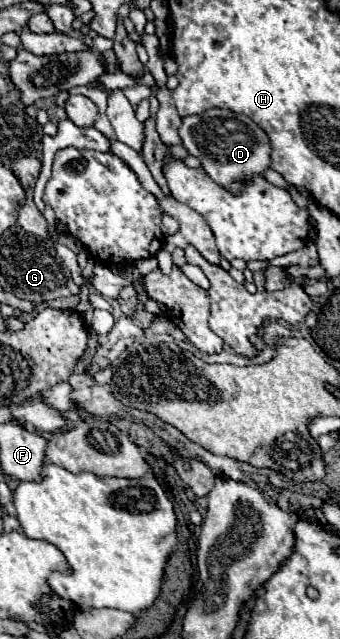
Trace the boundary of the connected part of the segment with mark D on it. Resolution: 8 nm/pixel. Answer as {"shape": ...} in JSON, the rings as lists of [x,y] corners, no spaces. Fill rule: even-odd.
{"shape":[[[213,107],[201,115],[187,115],[177,133],[187,153],[197,157],[205,173],[229,193],[241,195],[243,185],[255,175],[265,175],[271,165],[271,143],[267,133],[243,113]]]}

